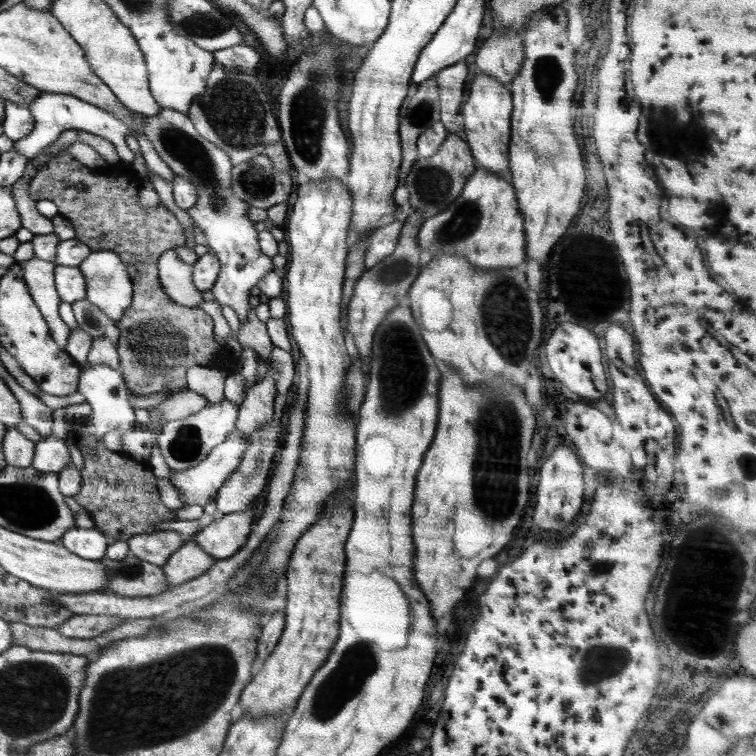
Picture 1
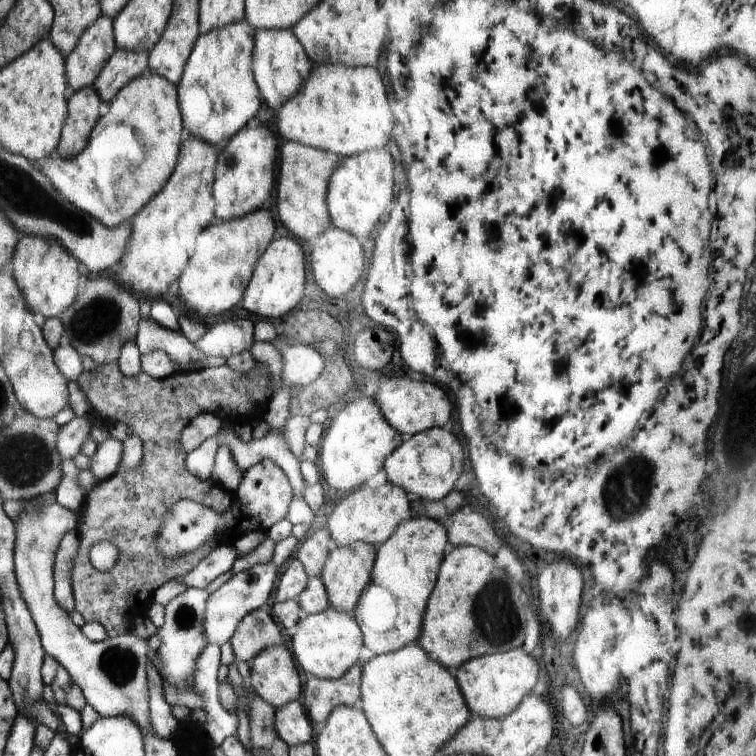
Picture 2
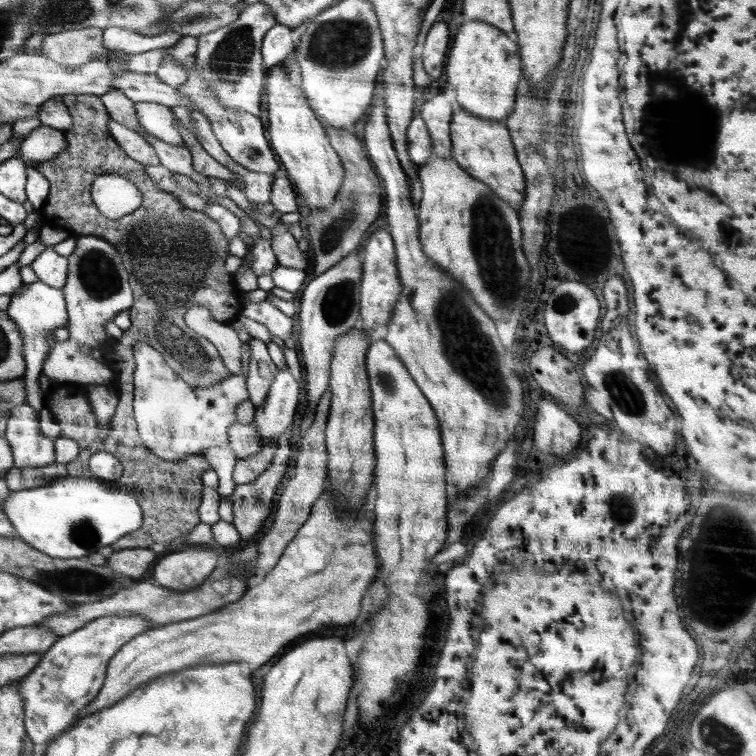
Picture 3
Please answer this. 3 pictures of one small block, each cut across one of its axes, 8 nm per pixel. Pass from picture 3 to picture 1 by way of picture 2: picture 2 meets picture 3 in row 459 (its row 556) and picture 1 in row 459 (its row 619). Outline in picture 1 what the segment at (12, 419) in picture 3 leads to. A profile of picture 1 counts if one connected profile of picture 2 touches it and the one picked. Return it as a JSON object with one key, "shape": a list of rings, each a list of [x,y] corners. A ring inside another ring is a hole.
{"shape":[[[48,437],[36,443],[32,468],[38,472],[59,473],[72,463],[65,439]]]}

